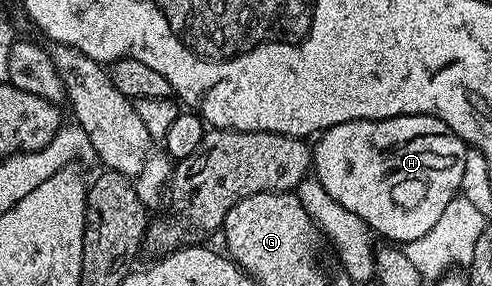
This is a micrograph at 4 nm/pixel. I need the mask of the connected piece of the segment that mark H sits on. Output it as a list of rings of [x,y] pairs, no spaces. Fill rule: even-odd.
[[[406,113],[403,117],[384,117],[378,121],[339,123],[324,130],[316,141],[312,146],[311,169],[328,195],[365,221],[372,232],[374,229],[382,233],[389,243],[408,243],[431,231],[439,215],[443,215],[443,207],[458,196],[461,188],[467,148],[465,140],[455,136],[447,123],[428,113]]]

